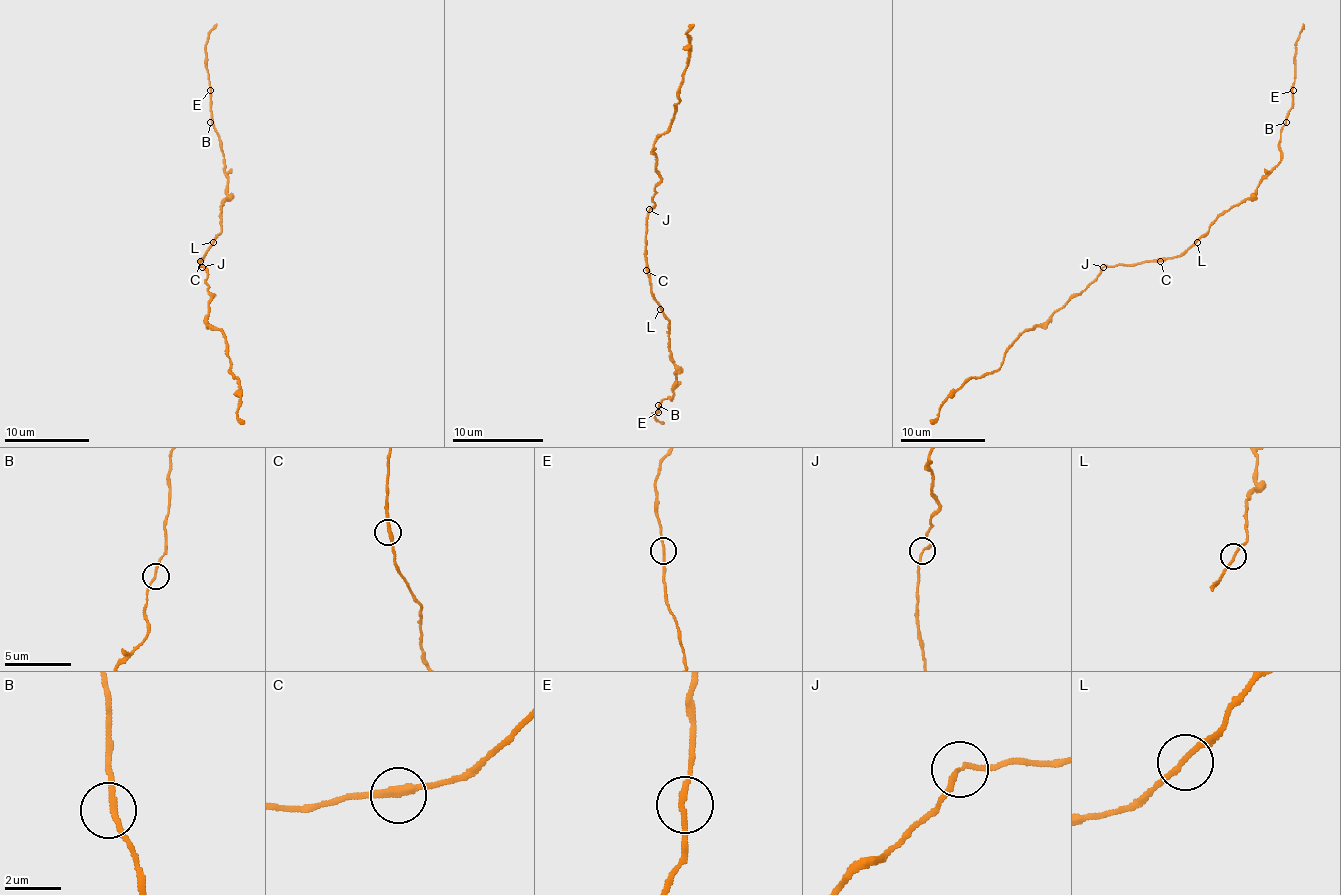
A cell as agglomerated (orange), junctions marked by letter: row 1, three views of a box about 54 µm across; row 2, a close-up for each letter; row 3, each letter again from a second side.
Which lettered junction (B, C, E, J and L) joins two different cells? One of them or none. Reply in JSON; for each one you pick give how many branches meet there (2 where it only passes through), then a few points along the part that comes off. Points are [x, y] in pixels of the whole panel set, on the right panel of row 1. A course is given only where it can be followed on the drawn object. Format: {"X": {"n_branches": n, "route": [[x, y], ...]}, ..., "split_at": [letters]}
{"split_at": []}

